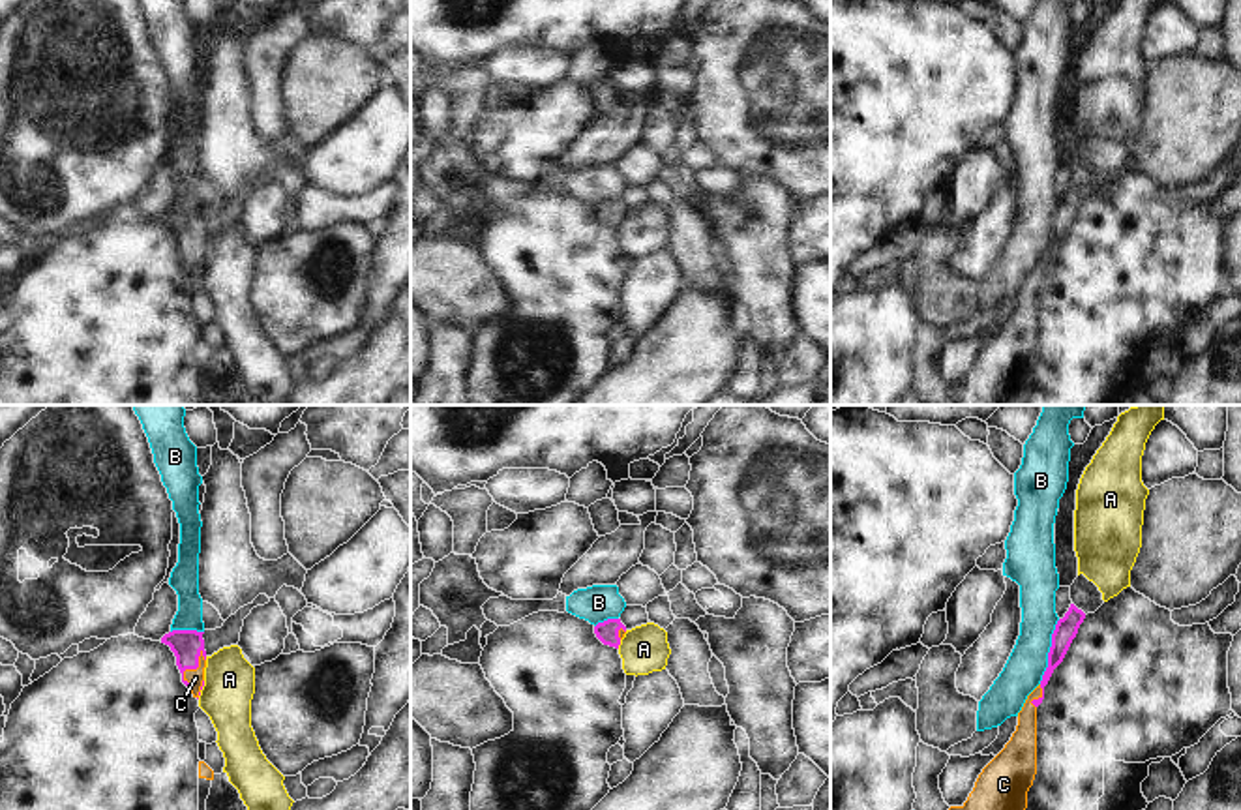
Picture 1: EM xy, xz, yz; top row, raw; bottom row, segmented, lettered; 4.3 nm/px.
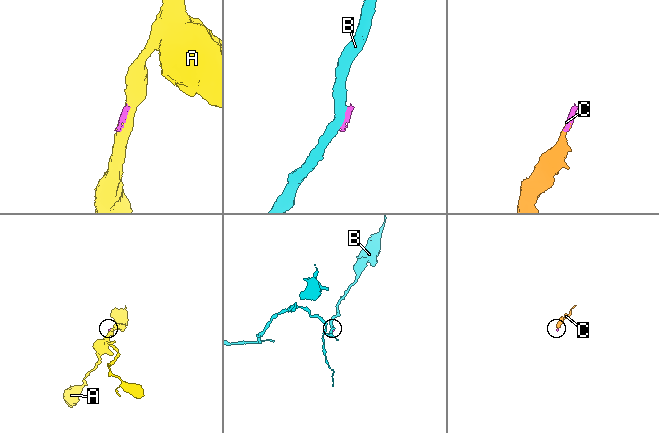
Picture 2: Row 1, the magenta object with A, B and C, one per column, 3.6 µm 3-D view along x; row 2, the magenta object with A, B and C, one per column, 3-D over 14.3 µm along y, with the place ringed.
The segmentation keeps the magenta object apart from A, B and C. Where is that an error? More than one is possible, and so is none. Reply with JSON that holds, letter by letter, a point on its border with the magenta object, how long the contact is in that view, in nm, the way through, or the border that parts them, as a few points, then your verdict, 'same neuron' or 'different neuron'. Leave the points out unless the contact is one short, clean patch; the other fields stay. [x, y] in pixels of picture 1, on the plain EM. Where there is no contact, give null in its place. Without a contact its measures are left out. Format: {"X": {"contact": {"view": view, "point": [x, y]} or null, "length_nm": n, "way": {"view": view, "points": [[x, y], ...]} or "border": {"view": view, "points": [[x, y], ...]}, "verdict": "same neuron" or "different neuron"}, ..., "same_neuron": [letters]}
{"A": {"contact": {"view": "xz", "point": [619, 224]}, "length_nm": 40, "border": {"view": "xz", "points": [[621, 220], [617, 227]]}, "verdict": "different neuron"}, "B": {"contact": {"view": "yz", "point": [1050, 231]}, "length_nm": 300, "border": {"view": "yz", "points": [[1060, 199], [1052, 214], [1048, 246], [1039, 263]]}, "verdict": "different neuron"}, "C": {"contact": {"view": "xy", "point": [192, 248]}, "length_nm": 180, "way": {"view": "xy", "points": [[186, 225], [192, 248], [195, 257]]}, "verdict": "same neuron"}, "same_neuron": ["C"]}

